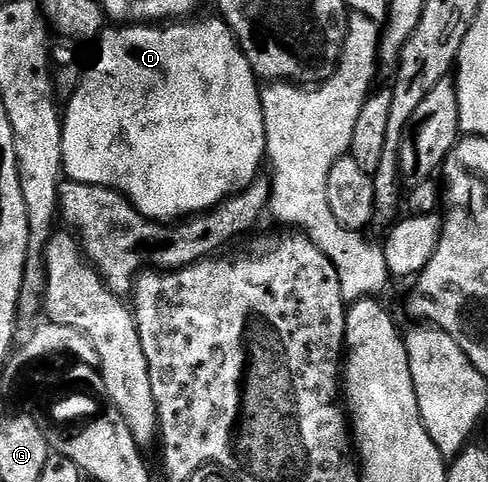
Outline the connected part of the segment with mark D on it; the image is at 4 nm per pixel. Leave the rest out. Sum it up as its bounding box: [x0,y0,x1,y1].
[62,17,267,221]

